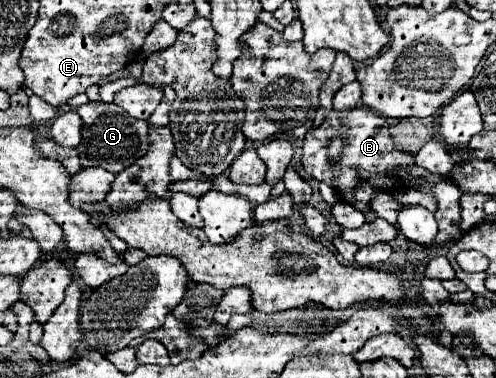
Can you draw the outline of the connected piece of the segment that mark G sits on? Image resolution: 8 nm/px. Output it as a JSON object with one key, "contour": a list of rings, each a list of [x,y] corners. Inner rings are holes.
{"contour":[[[89,101],[77,107],[77,113],[83,119],[83,129],[81,129],[83,139],[77,145],[81,167],[103,167],[111,173],[119,173],[145,153],[147,121],[133,119],[119,105],[103,103],[103,101]]]}

